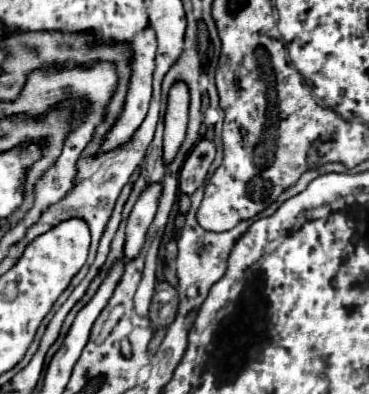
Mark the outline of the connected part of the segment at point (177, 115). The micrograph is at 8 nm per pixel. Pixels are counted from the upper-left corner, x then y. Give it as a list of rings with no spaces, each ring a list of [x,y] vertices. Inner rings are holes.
[[[175,82],[167,98],[165,114],[165,138],[163,138],[163,158],[171,162],[177,154],[181,142],[185,140],[187,130],[187,112],[189,112],[189,88],[185,82]]]

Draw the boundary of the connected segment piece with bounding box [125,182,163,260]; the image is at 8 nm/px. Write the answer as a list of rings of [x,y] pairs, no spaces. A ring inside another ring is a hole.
[[[153,182],[143,190],[139,200],[135,202],[133,212],[127,220],[127,242],[125,242],[125,258],[127,260],[131,260],[139,254],[143,240],[145,240],[145,232],[155,218],[161,192],[163,192],[163,184]]]

